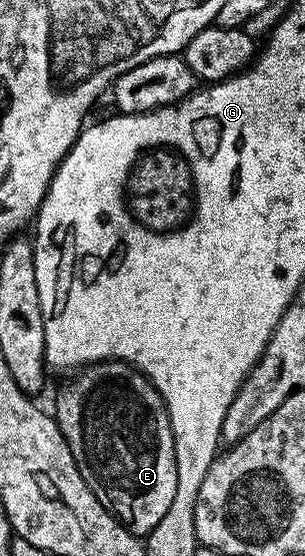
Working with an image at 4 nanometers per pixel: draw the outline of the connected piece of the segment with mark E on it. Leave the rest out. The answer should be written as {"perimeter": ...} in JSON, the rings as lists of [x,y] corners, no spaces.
{"perimeter":[[[94,362],[71,375],[72,382],[56,398],[54,417],[60,426],[66,444],[70,444],[70,456],[78,464],[82,480],[98,496],[102,508],[110,512],[137,536],[147,536],[169,511],[174,492],[178,490],[178,468],[174,456],[174,436],[162,396],[147,376],[135,370],[127,362]]]}

